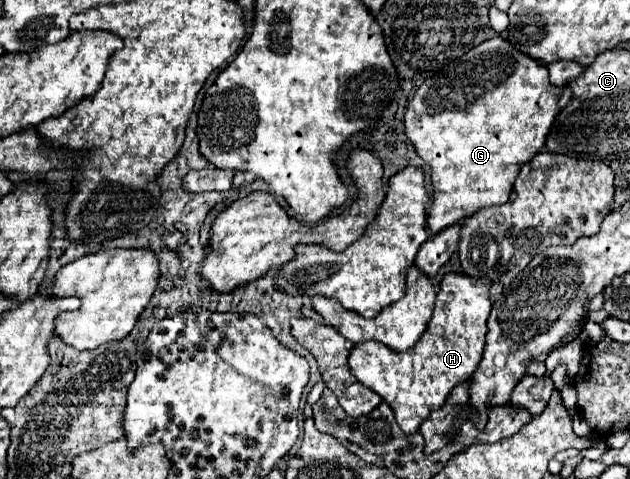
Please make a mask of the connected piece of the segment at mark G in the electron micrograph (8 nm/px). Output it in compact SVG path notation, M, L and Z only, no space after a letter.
M500 35L474 47L466 59L454 61L454 71L440 73L438 87L436 79L438 77L432 77L430 85L424 83L416 91L404 121L406 137L414 143L418 155L432 169L434 203L430 207L426 227L434 233L474 215L478 209L506 203L520 167L544 149L546 133L550 133L554 117L558 117L570 101L570 89L566 89L566 85L550 85L546 65L518 53L518 49L514 49L514 45Z

